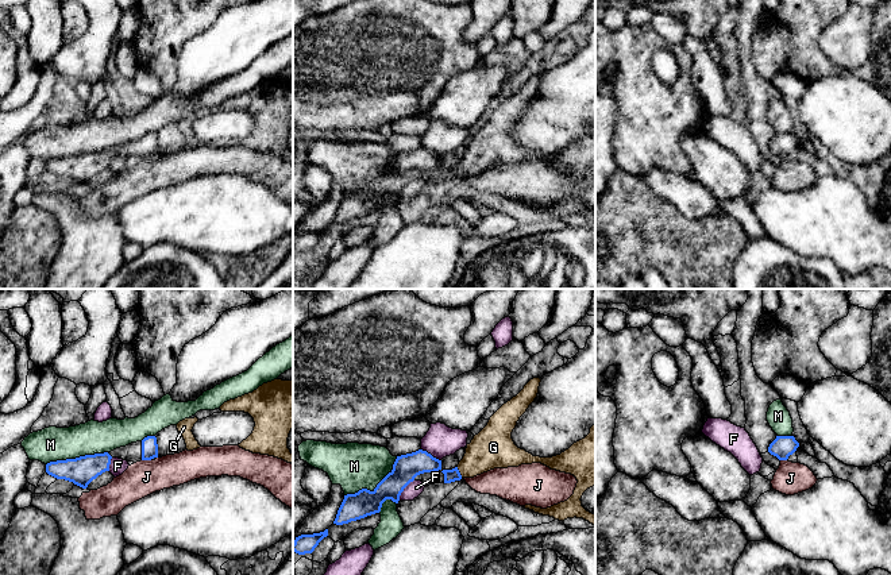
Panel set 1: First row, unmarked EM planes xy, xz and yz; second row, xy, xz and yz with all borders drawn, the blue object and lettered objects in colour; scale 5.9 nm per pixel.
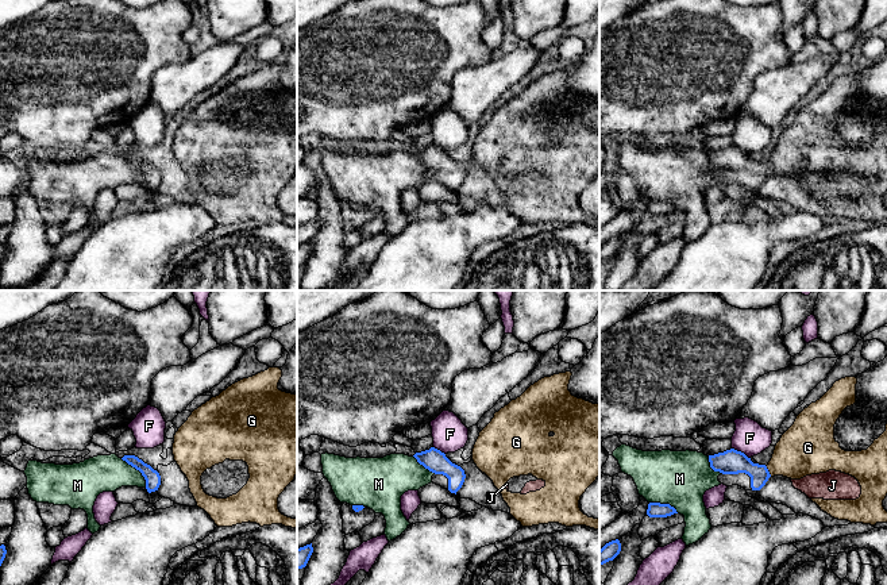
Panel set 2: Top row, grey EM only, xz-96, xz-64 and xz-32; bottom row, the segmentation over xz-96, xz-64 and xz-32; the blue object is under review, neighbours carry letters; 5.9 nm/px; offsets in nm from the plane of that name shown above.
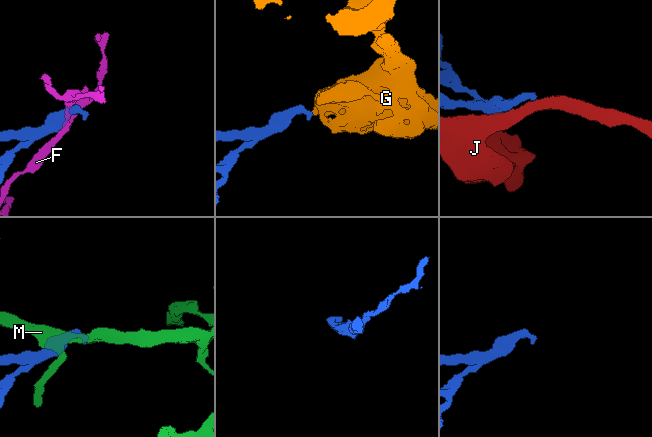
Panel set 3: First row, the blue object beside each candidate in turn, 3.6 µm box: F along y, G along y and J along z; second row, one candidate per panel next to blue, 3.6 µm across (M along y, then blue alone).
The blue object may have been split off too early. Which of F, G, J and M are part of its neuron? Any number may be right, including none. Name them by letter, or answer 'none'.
G

